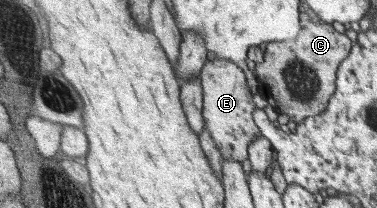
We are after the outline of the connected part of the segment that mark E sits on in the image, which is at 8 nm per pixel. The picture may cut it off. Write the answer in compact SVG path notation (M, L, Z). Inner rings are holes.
M215 57L208 60L201 71L202 87L204 87L204 123L205 129L212 132L212 137L218 144L225 161L249 160L250 144L262 136L259 126L256 125L256 103L246 73L236 62L226 58Z

